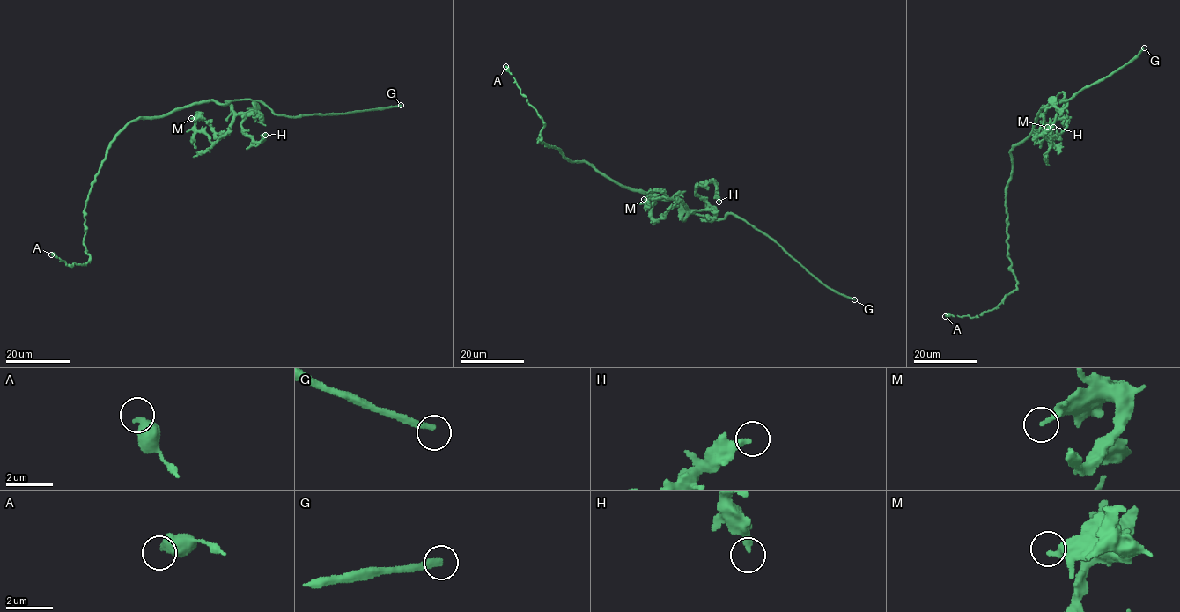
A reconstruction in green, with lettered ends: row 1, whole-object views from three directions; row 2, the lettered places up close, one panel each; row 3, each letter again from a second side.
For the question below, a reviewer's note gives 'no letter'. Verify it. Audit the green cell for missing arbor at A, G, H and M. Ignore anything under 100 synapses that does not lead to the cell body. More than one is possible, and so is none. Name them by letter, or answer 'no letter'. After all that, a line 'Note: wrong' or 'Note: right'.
G
Note: wrong

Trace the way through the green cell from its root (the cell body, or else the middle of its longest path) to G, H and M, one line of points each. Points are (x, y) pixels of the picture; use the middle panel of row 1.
G: (618, 185), (660, 197), (675, 198), (689, 212), (716, 219), (733, 213), (773, 239), (825, 284), (854, 299)
H: (618, 185), (675, 198), (683, 218), (707, 207), (695, 193), (697, 186), (705, 181), (713, 183), (719, 202)
M: (618, 185), (675, 198), (681, 217), (688, 212), (681, 201), (664, 196), (651, 204), (654, 197), (644, 199)

